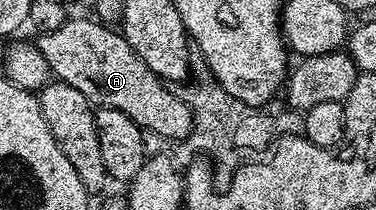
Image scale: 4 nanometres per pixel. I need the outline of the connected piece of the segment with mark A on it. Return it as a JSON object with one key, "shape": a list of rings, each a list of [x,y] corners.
{"shape":[[[90,17],[74,18],[63,22],[61,28],[38,35],[39,51],[45,60],[49,60],[52,75],[58,81],[77,88],[77,92],[96,107],[108,106],[117,112],[125,112],[125,116],[129,116],[129,120],[136,122],[139,129],[148,135],[172,138],[175,142],[182,138],[183,141],[190,139],[194,127],[192,107],[186,106],[171,91],[174,89],[148,68],[145,60],[131,50],[122,33]]]}

